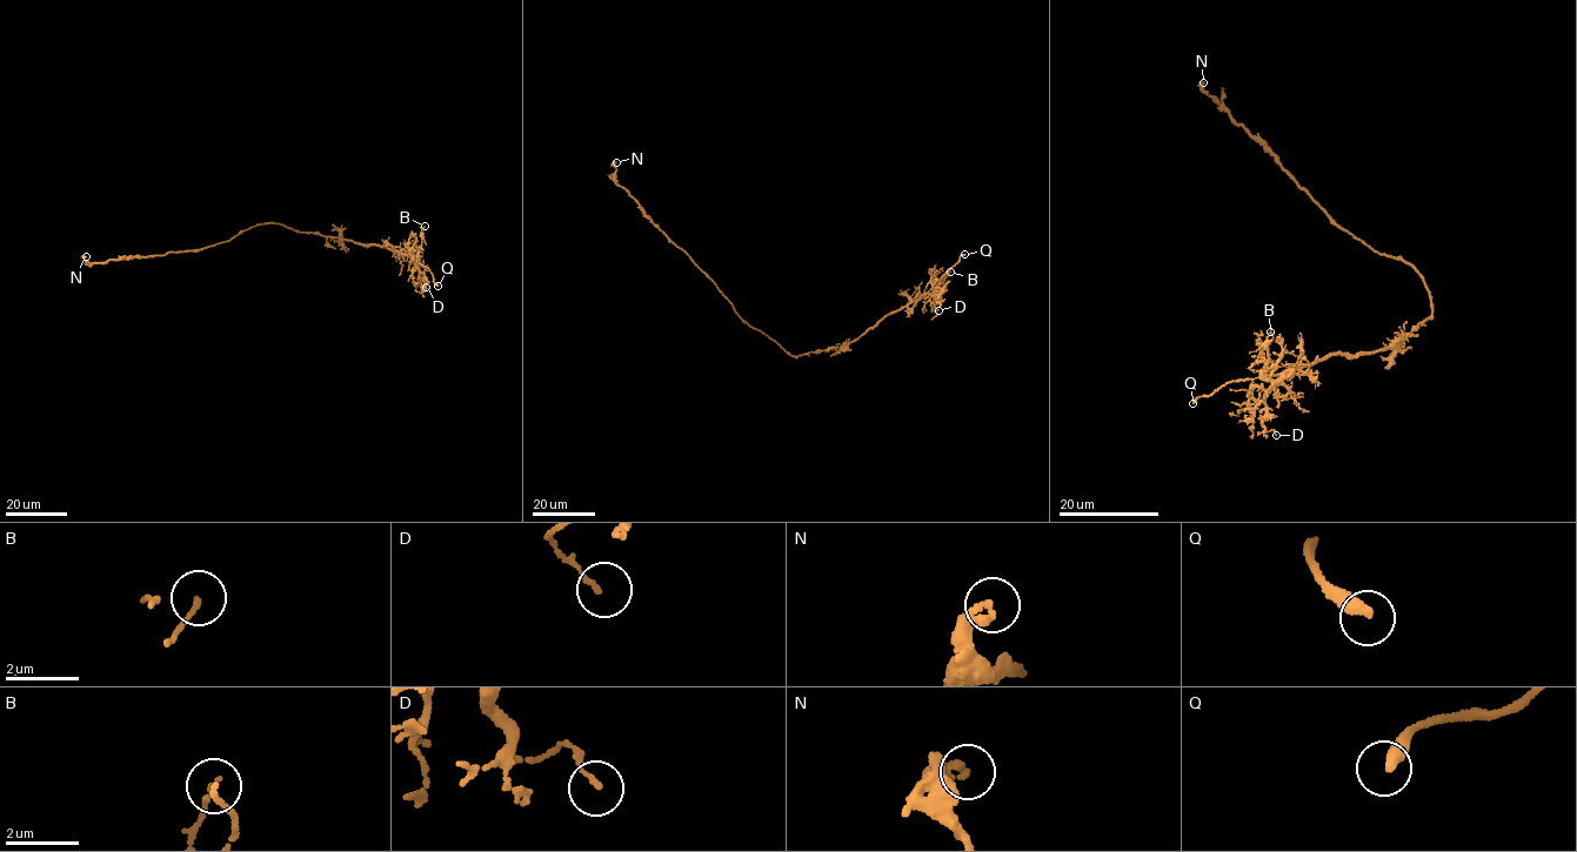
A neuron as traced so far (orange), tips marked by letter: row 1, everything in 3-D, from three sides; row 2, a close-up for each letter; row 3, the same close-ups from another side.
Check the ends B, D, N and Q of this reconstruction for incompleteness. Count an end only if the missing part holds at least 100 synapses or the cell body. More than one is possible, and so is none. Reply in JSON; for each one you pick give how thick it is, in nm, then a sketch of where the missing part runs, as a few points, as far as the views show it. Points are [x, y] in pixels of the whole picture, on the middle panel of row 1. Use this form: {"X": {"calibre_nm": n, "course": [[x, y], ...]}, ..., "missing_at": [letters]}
{"Q": {"calibre_nm": 380, "course": [[964, 254], [1000, 314], [1007, 319]]}, "missing_at": ["Q"]}

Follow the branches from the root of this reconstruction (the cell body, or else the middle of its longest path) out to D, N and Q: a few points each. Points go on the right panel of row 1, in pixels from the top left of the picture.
D: (1423, 279), (1431, 314), (1398, 346), (1356, 359), (1334, 355), (1285, 374), (1265, 397), (1262, 426), (1276, 435)
N: (1423, 279), (1411, 263), (1375, 253), (1340, 227), (1263, 145), (1208, 95), (1203, 82)
Q: (1423, 279), (1431, 301), (1431, 314), (1398, 346), (1356, 359), (1334, 355), (1297, 370), (1233, 381), (1193, 403)

